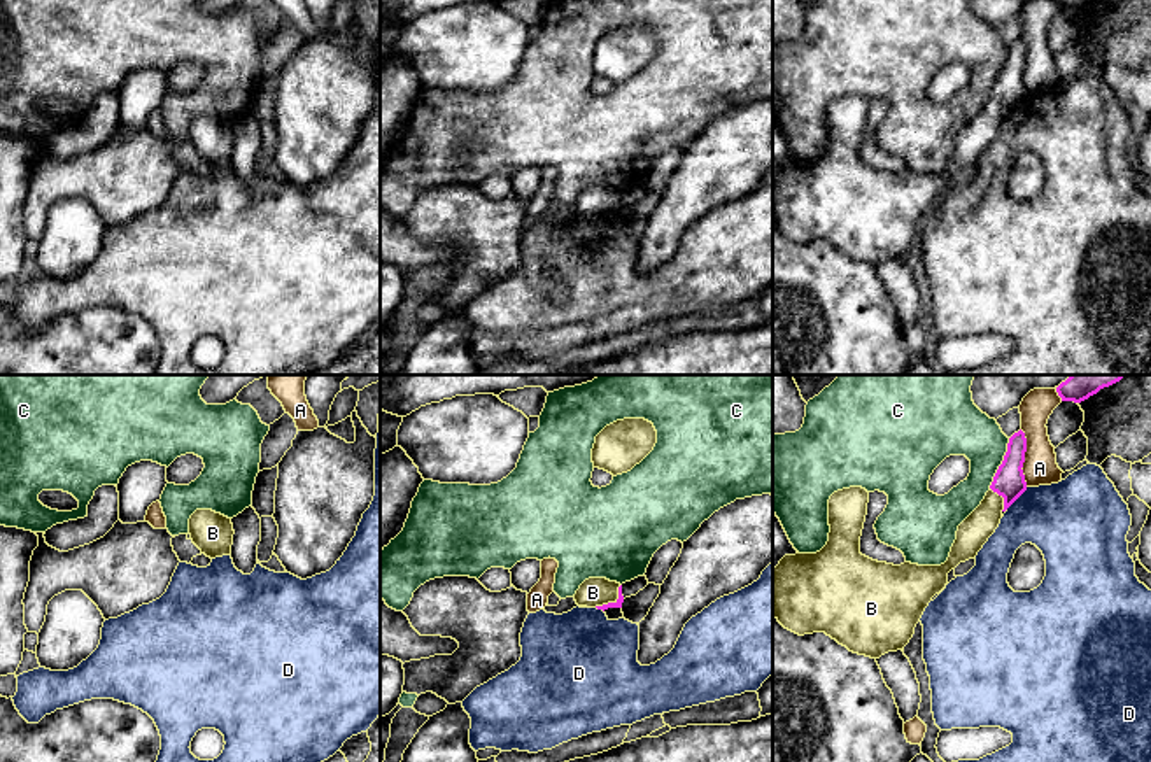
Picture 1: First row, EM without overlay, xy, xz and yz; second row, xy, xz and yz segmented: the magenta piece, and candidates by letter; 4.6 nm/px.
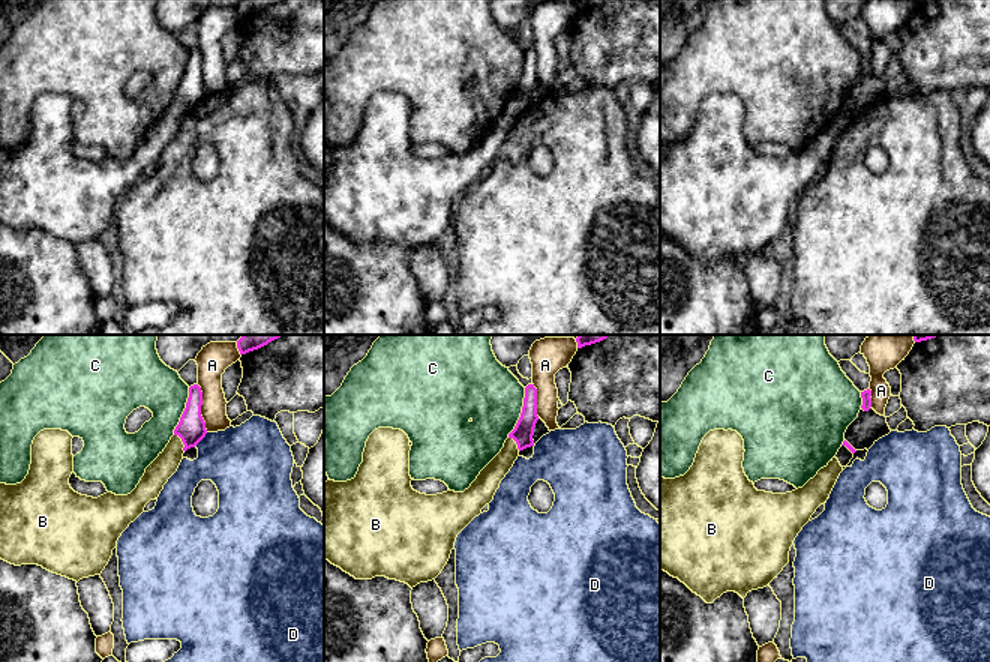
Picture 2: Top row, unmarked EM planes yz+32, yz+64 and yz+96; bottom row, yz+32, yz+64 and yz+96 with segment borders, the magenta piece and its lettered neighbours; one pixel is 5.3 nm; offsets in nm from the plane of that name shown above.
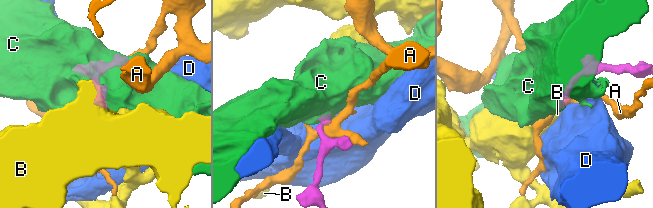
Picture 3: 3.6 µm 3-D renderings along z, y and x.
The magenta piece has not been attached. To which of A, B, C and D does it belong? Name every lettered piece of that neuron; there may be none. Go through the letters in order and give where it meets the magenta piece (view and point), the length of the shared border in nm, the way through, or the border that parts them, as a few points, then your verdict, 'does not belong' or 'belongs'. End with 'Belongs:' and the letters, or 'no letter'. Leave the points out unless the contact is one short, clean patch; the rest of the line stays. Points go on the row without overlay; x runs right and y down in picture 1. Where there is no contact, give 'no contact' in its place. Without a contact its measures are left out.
A: meets magenta in yz at (1023, 65); contact 260 nm long; does not belong
B: meets magenta in xz at (612, 211); contact 160 nm long; runs through xz (621, 205), (612, 211), (603, 202), (593, 200); belongs
C: meets magenta in yz at (1002, 70); contact 260 nm long; border along yz (1009, 46), (1004, 67), (988, 95); does not belong
D: meets magenta in yz at (1016, 105); contact 140 nm long; border along yz (1027, 95), (1006, 116); does not belong
Belongs: B

